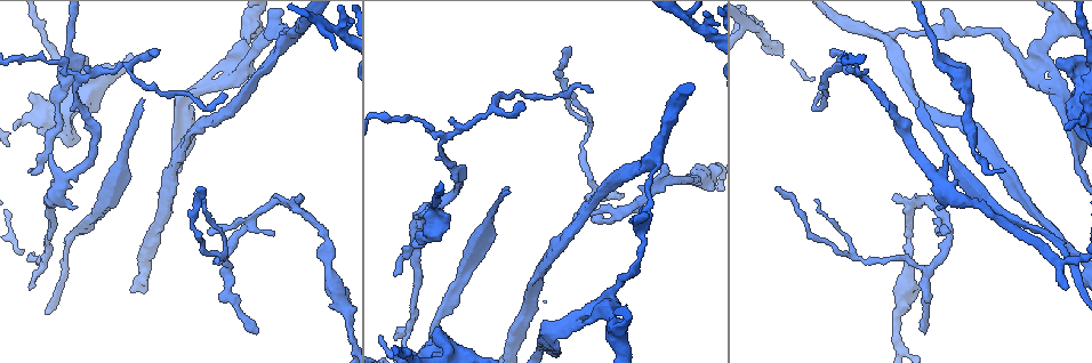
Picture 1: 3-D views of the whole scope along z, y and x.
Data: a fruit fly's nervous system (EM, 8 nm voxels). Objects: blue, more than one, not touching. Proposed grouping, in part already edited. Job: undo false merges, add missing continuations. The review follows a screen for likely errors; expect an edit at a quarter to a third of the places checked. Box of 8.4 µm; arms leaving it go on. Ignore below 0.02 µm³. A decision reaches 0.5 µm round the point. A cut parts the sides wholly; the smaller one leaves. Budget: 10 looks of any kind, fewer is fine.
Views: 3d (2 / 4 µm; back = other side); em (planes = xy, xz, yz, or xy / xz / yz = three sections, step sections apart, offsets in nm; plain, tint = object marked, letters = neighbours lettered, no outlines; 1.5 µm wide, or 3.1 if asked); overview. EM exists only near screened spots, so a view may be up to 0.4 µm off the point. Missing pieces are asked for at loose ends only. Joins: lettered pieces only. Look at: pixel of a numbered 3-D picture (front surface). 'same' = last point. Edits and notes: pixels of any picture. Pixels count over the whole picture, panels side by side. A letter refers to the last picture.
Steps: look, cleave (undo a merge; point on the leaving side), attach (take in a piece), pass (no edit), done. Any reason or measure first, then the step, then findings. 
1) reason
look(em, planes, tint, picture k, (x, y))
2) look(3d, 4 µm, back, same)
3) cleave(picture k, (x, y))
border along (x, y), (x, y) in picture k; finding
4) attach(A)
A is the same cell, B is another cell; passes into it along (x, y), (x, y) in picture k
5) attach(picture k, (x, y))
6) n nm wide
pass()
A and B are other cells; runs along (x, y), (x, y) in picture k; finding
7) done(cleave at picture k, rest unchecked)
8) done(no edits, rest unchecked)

thin end
look(em, yz, step 4, letters, picture 1, (395, 337))

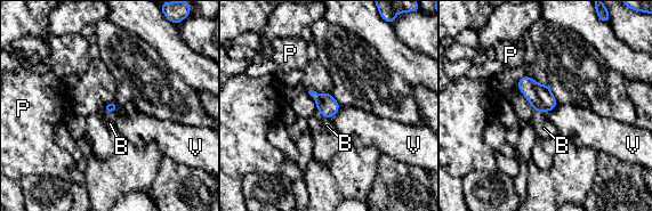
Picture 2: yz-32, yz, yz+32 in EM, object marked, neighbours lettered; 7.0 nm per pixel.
attach(B)
B is the same cell, P and V are other cells; passes into it along (327, 105), (323, 115), (327, 126) in picture 2; the neuron continues

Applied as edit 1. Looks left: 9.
redraw
look(overview)

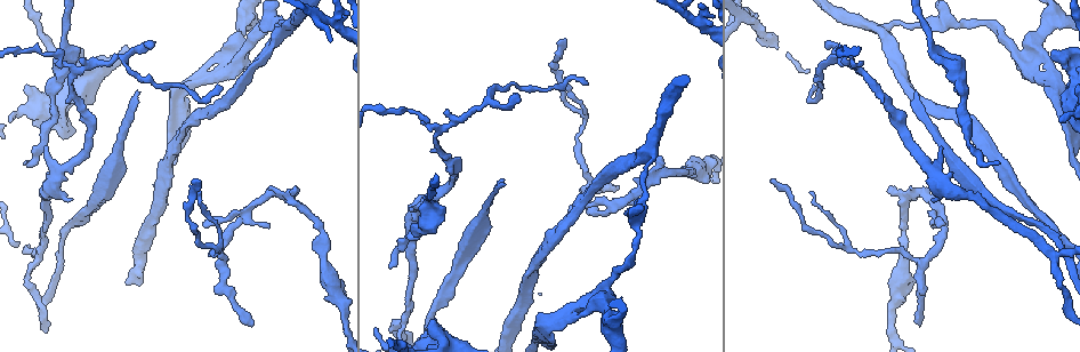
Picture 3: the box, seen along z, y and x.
an open end
look(3d, 4 µm, picture 3, (432, 320))

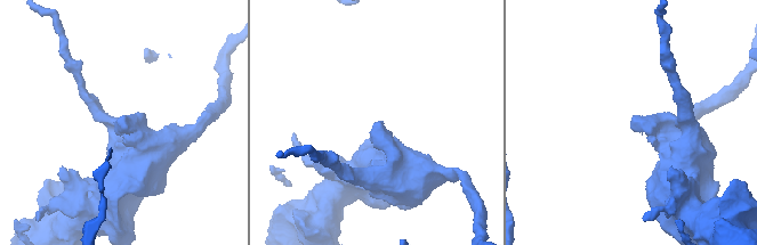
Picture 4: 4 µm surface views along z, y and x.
now the EM
look(em, xz, step 4, letters, picture 4, (376, 123))

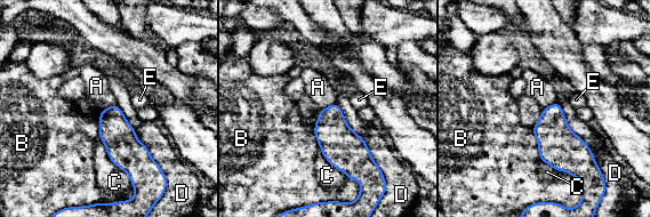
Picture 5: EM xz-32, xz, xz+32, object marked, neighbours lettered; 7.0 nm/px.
pass()
A, B, C, D and E are other cells; border along (115, 104), (101, 111) in picture 5; none of them fits

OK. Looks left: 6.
calibre changes
look(3d, 4 µm, picture 3, (273, 20))

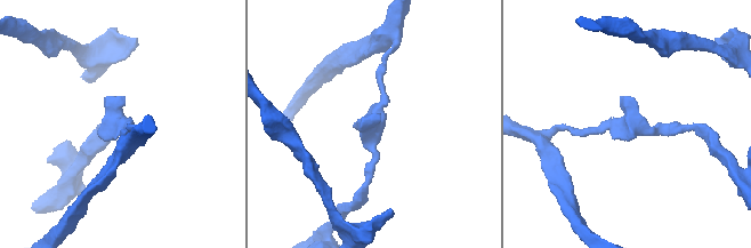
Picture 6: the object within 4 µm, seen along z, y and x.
look(em, planes, letters, picture 6, (612, 125))

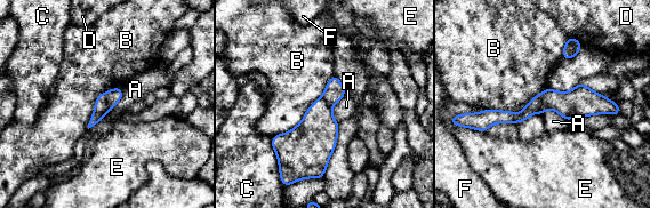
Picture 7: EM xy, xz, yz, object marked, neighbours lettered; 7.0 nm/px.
cleave(picture 7, (534, 106))
A, B, C, D, E and F are other cells; border along (544, 92), (540, 98), (539, 112) in picture 7; two neurons meet here

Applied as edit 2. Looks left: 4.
look(overview)

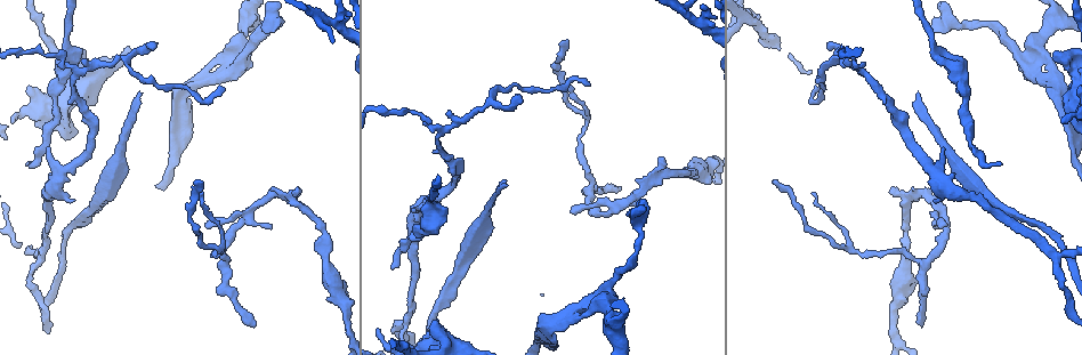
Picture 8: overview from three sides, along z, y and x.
thin end
look(3d, 4 µm, picture 8, (139, 92))

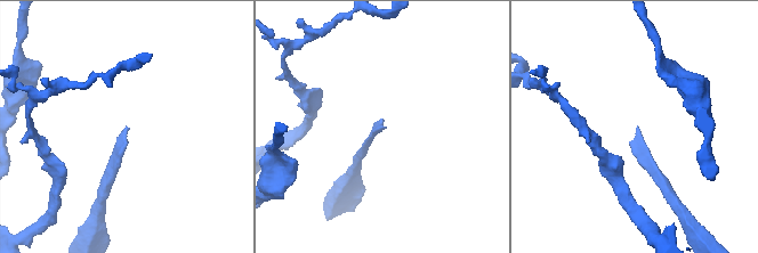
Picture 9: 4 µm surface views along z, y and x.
look(em, xz, step 4, letters, picture 9, (128, 128))

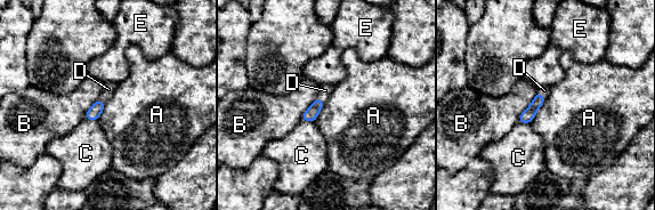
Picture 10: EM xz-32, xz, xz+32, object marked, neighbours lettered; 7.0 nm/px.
look(em, planes, letters, same)

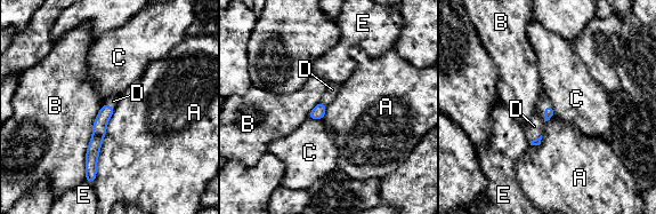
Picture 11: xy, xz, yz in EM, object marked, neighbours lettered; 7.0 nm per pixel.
attach(D)
D is the same cell, A, B, C and E are other cells; passes into it along (549, 113), (544, 113), (534, 126) in picture 11; the neuron continues

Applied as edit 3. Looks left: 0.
done(attach at picture 2, cleave at picture 7, attach at picture 11, rest unchecked)

